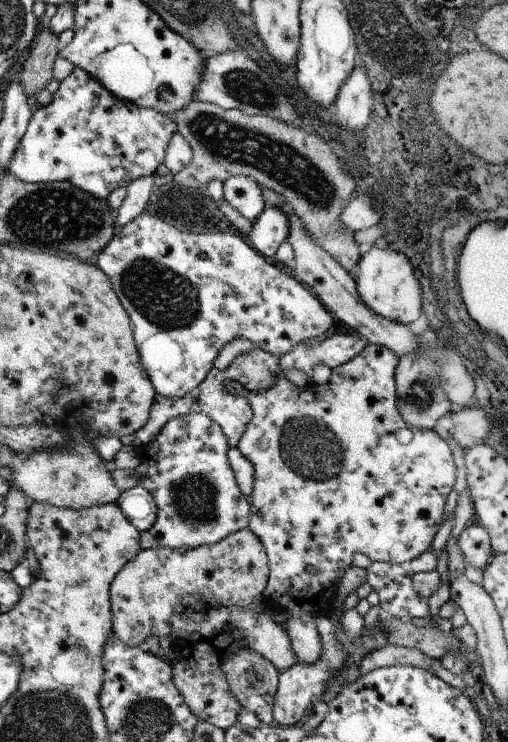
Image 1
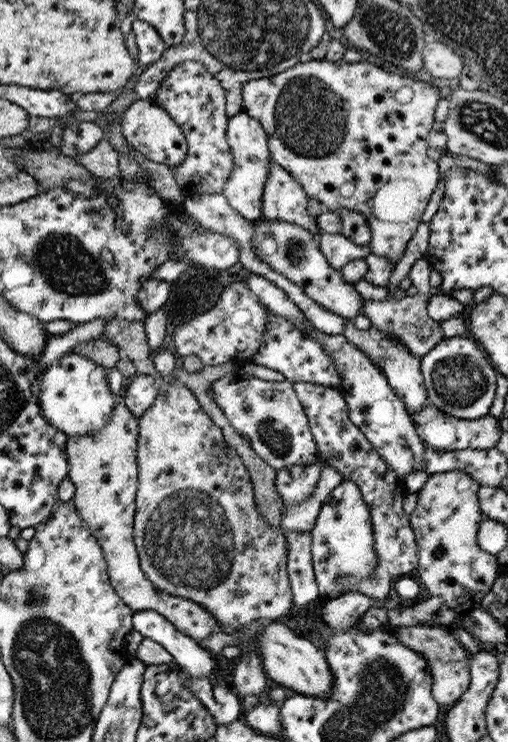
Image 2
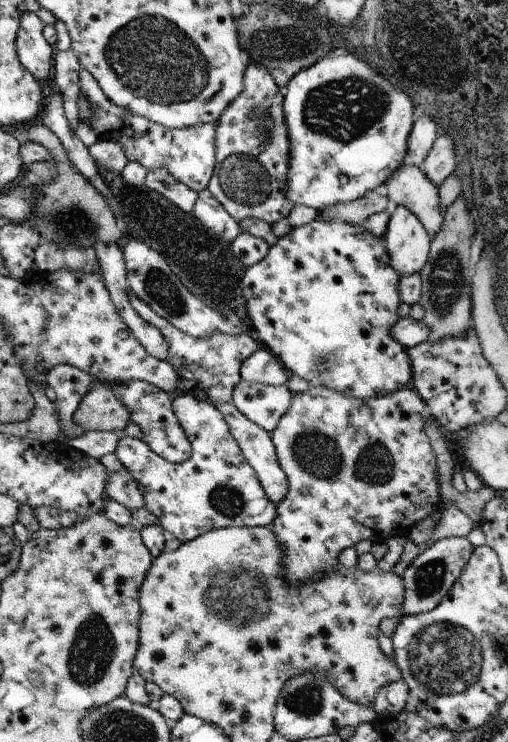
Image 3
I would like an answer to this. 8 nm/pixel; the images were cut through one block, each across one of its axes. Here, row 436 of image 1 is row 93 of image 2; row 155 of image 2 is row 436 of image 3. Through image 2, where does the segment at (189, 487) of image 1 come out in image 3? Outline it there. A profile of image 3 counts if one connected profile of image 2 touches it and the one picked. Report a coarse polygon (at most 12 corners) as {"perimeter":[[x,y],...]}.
{"perimeter":[[173,410],[191,446],[169,464],[119,438],[113,456],[179,544],[271,528],[277,508],[223,412]]}

